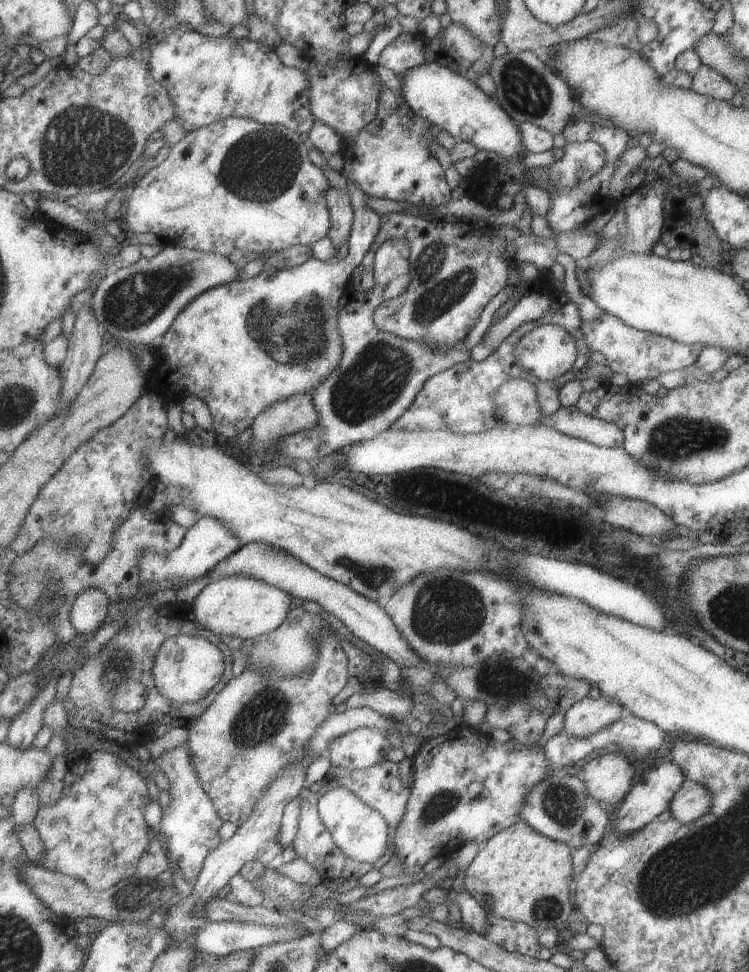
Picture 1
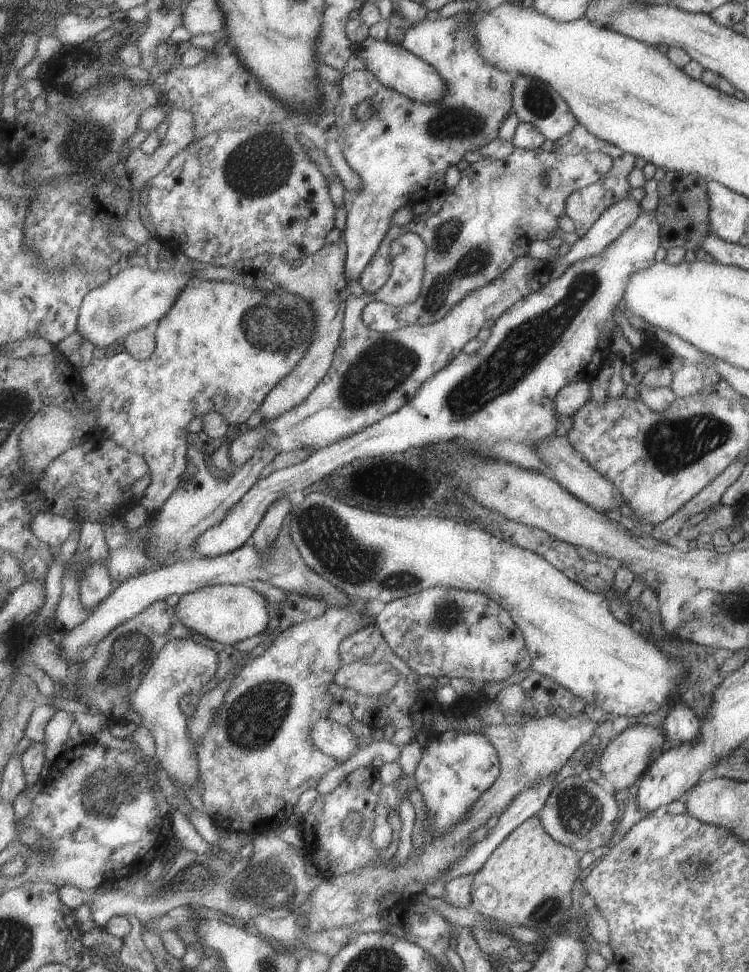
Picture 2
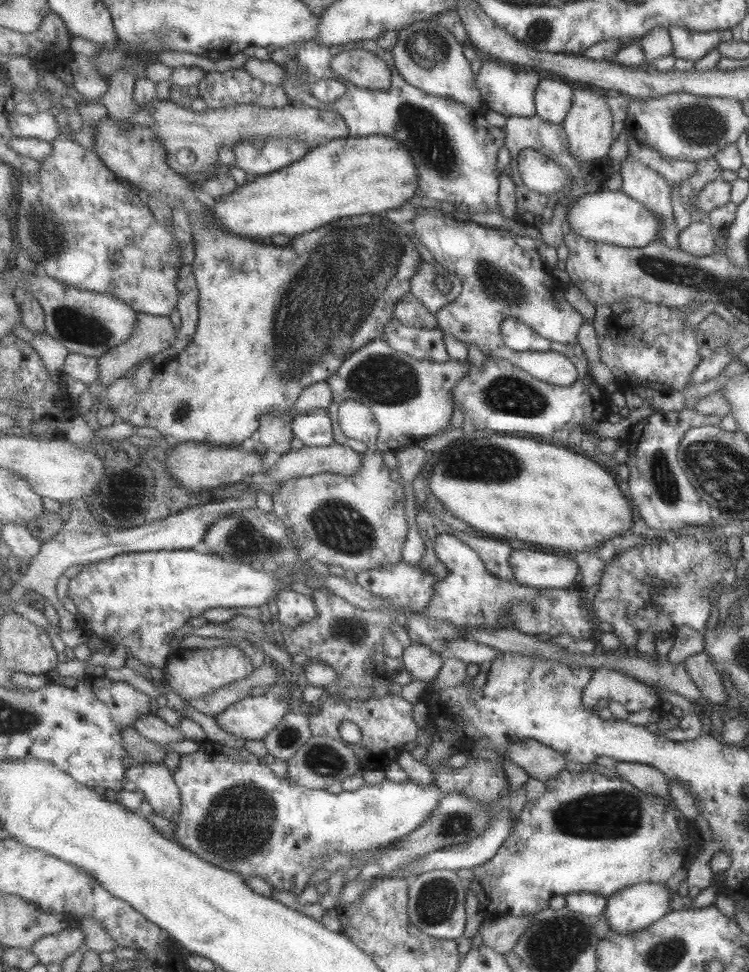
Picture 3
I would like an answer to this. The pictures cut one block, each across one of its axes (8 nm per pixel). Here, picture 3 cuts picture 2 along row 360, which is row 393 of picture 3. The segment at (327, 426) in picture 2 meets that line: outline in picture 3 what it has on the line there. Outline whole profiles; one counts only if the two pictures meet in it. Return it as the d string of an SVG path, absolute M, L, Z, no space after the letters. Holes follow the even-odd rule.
M379 337L351 354L339 372L326 381L333 389L334 401L328 411L334 422L334 437L337 443L350 446L365 453L368 445L362 440L348 437L340 425L340 406L347 400L358 400L370 406L379 425L378 449L383 452L397 450L405 444L401 440L419 440L447 431L452 416L456 412L453 392L455 386L469 374L466 363L455 359L445 362L431 359L419 360L410 354L395 350L387 339ZM395 442L395 444L393 444Z

